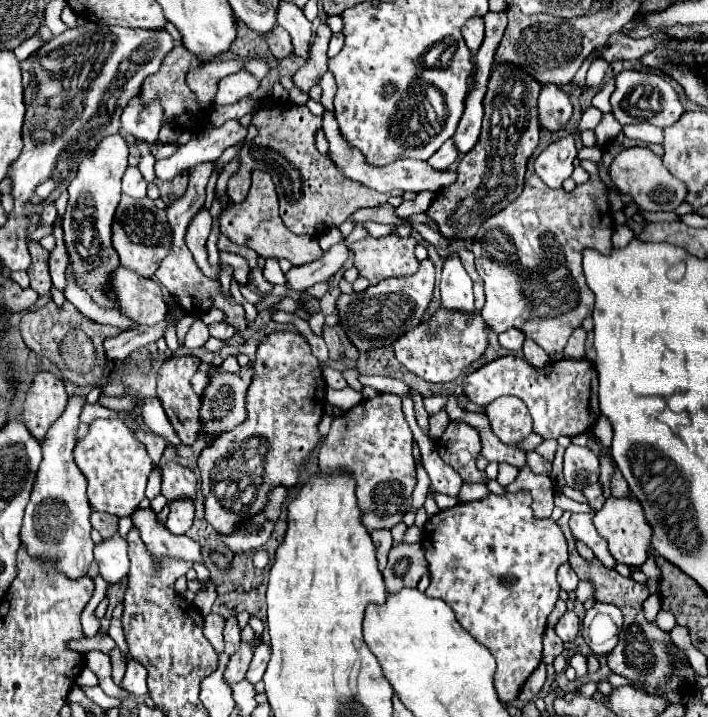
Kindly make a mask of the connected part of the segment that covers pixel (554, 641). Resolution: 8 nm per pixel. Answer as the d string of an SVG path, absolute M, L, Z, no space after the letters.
M546 629L543 637L542 662L545 665L551 665L560 653L562 653L562 641L552 629Z

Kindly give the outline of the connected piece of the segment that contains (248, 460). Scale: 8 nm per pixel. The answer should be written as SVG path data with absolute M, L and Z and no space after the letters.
M274 333L262 337L256 353L254 379L246 393L246 421L232 431L226 431L202 449L198 459L198 469L202 477L200 491L204 495L206 521L220 533L230 533L232 527L250 515L256 515L266 505L266 493L276 485L296 485L298 465L308 457L308 453L320 441L318 423L324 415L324 395L326 383L322 379L320 361L310 353L306 339L298 333Z

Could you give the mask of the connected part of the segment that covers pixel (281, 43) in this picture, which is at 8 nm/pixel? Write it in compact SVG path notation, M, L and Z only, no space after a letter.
M278 25L274 27L274 31L270 31L270 35L266 35L266 43L276 59L284 59L284 57L292 55L290 35L286 35L286 31L282 31L282 27L278 27Z

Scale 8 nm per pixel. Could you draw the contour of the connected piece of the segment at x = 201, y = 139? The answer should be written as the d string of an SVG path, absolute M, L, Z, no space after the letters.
M230 119L216 129L204 129L198 135L192 135L192 139L182 145L172 157L156 161L156 177L172 179L198 163L216 161L228 147L244 141L246 133L248 129L236 119Z

